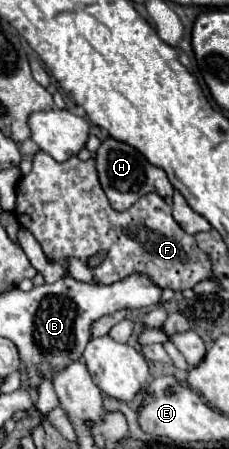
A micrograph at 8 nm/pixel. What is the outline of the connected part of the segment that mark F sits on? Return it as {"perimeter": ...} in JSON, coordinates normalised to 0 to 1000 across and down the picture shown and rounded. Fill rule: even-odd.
{"perimeter":[[[166,336],[148,345],[140,381],[105,394],[87,394],[70,412],[70,488],[157,528],[157,537],[183,546],[201,572],[236,577],[245,586],[271,586],[288,595],[288,572],[332,572],[376,586],[393,568],[410,568],[437,555],[472,559],[463,581],[402,599],[419,630],[437,635],[489,635],[524,621],[550,621],[550,612],[611,608],[646,612],[664,630],[690,639],[742,639],[751,648],[803,648],[821,639],[847,639],[865,626],[908,621],[917,608],[917,581],[908,572],[865,555],[838,523],[795,514],[795,506],[751,483],[751,461],[681,430],[646,430],[611,439],[568,465],[507,470],[480,461],[463,430],[437,416],[428,390],[419,390],[419,359],[393,350],[384,359],[358,359],[341,350],[314,350],[279,363],[236,359],[210,341]]]}

